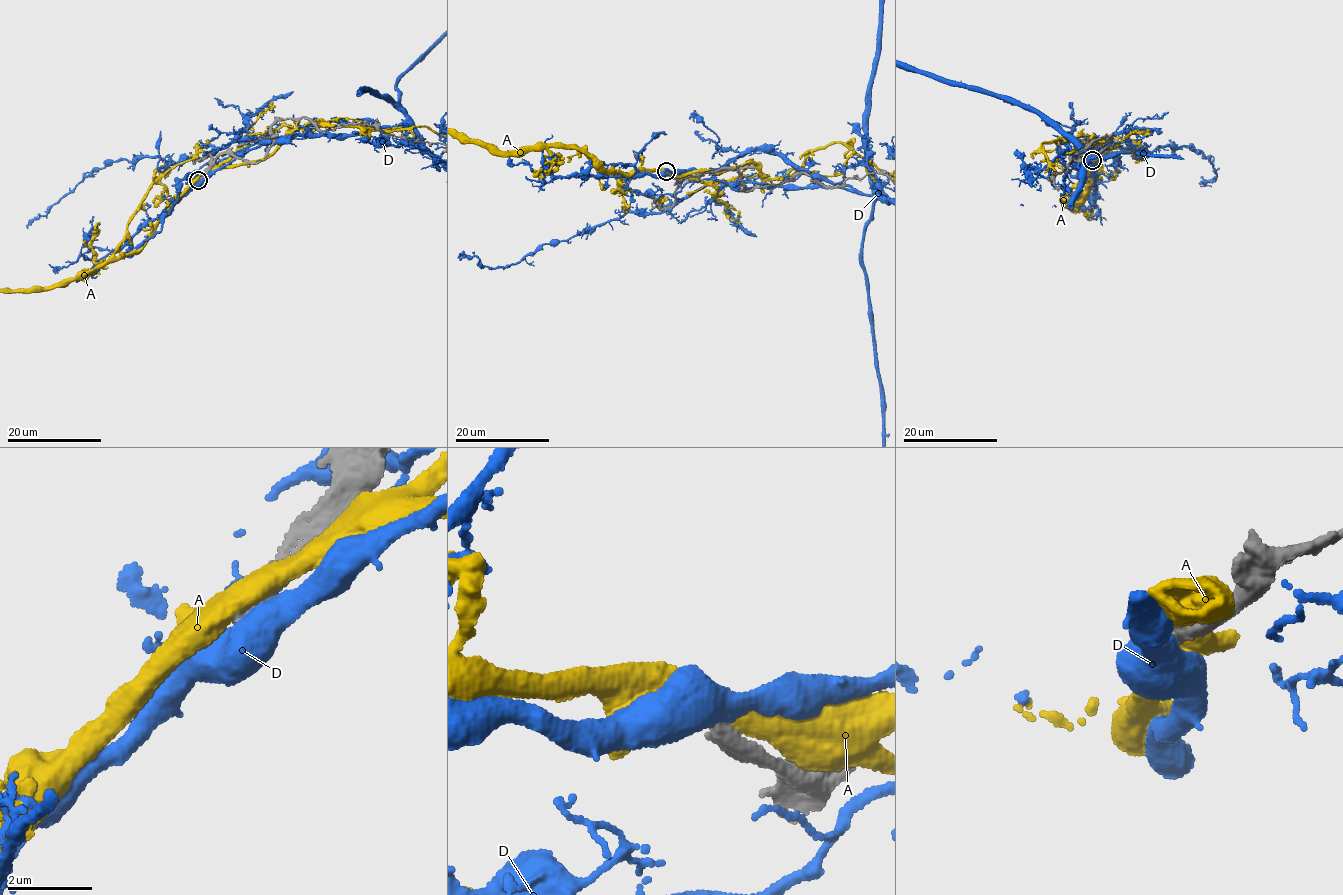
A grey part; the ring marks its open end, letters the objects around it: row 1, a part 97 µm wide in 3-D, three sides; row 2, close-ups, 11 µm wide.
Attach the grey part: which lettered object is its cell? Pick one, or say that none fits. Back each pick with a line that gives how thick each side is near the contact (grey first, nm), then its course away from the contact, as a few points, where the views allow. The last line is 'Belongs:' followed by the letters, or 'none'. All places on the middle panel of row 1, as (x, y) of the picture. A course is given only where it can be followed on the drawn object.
Belongs: none

